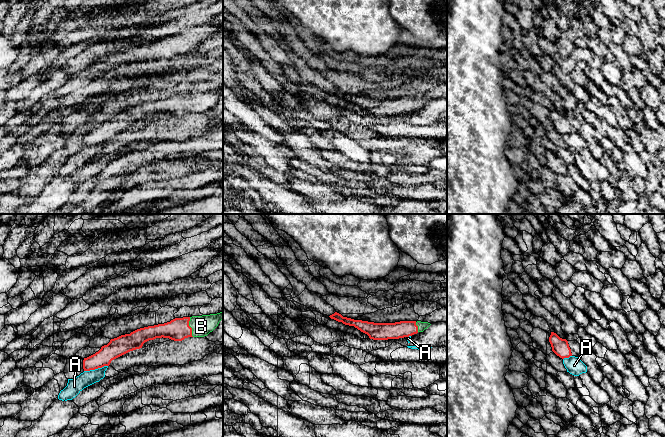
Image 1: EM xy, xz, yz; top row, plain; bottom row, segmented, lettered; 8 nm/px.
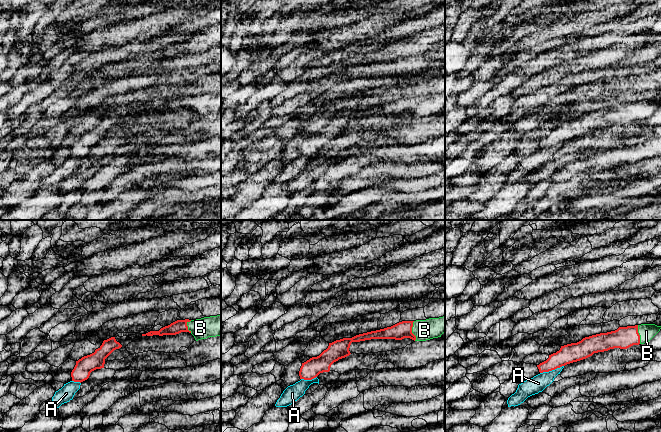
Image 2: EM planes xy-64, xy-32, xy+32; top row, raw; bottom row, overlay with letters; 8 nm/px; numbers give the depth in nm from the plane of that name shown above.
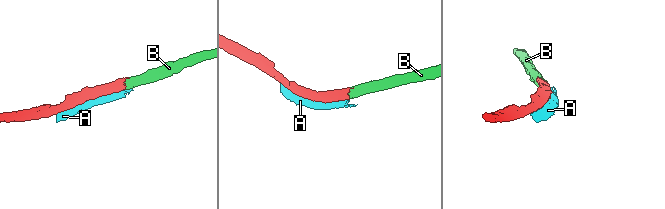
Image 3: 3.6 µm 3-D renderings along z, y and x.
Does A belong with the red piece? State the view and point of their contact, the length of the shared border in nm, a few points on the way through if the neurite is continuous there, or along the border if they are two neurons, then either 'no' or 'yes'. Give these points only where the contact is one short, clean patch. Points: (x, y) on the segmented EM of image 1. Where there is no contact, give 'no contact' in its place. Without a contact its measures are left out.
meets red in xy at (95, 368); contact 200 nm long; no

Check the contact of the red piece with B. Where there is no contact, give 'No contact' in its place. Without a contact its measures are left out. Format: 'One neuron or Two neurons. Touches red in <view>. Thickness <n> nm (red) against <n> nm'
One neuron. Touches red in xy. Thickness 180 nm (red) against 160 nm

